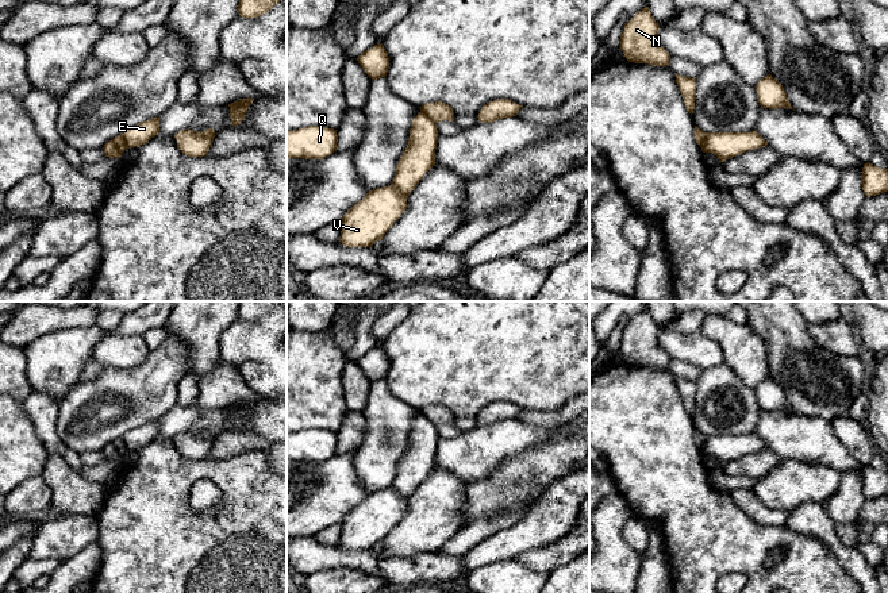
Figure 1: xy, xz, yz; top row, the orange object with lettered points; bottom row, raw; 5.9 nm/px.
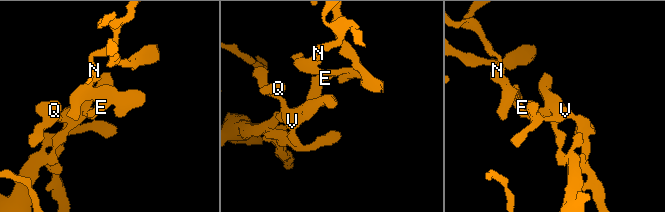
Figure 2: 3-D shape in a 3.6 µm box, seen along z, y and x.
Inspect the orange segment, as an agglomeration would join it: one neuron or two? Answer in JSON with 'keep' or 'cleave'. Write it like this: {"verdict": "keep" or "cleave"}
{"verdict": "cleave"}

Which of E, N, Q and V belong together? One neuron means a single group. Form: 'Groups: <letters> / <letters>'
Groups: E N / Q V

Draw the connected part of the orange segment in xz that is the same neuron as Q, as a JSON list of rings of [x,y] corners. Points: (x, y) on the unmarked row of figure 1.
[[[310,428],[287,435],[287,459],[323,462],[337,453],[337,432]]]

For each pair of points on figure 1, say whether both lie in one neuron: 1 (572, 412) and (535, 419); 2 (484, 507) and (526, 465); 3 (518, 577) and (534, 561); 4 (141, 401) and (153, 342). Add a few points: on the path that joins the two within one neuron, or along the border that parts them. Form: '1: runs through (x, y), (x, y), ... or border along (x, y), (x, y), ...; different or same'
1: runs through (562, 415), (545, 419); same
2: runs through (495, 496), (515, 476); same
3: border along (516, 558), (534, 570), (548, 573); different
4: border along (168, 331), (164, 341), (150, 351); different

